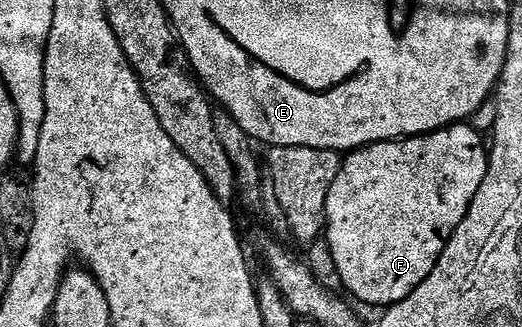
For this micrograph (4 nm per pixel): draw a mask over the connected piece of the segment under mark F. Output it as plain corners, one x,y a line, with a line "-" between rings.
462,122
431,131
428,135
372,143
343,156
338,177
334,177
334,185
330,185
324,221
330,253
334,253
334,265
338,265
338,273
344,282
343,290
349,291
347,294
357,304
369,303
372,307
387,309
410,297
410,293
430,277
454,229
462,225
470,201
474,201
474,193
478,193
486,177
488,152
485,136

